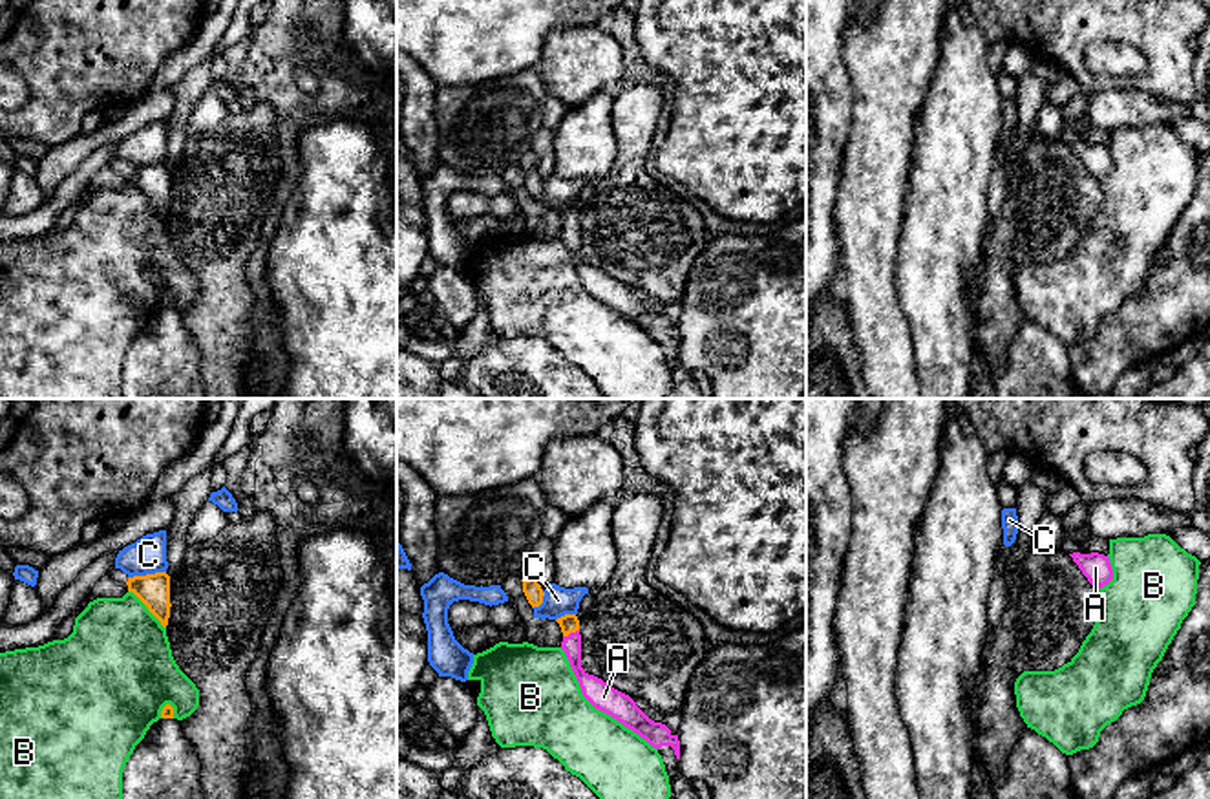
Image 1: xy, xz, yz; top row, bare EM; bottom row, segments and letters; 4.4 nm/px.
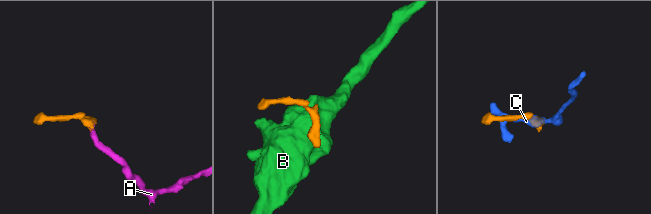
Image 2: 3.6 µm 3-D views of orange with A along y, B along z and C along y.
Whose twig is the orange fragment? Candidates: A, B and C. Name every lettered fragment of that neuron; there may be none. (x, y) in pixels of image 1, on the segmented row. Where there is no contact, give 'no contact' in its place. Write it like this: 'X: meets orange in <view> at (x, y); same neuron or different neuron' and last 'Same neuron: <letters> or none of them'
A: meets orange in xz at (571, 631); same neuron
B: meets orange in xy at (148, 609); different neuron
C: meets orange in xy at (147, 575); different neuron
Same neuron: A

